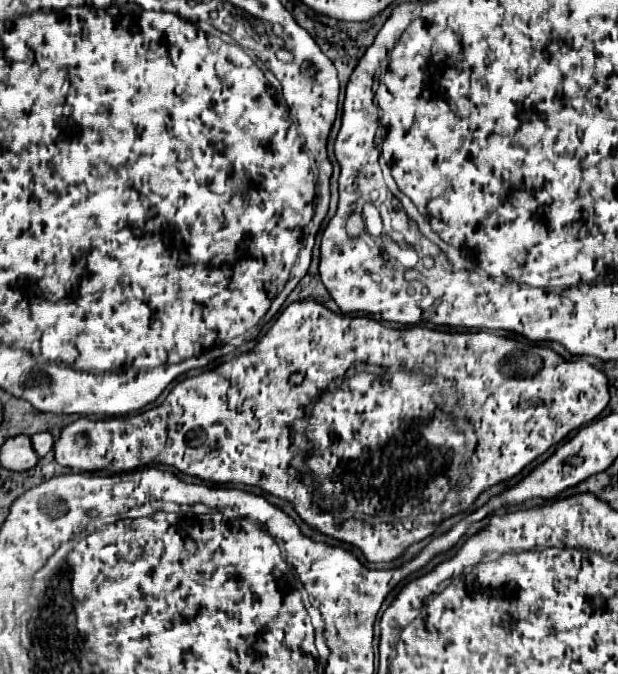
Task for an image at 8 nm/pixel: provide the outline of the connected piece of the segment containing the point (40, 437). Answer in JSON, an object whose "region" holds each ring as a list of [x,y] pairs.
{"region":[[[46,431],[36,433],[30,439],[32,439],[32,447],[34,447],[34,451],[36,451],[38,457],[44,457],[54,447],[54,437],[50,433],[46,433]]]}

